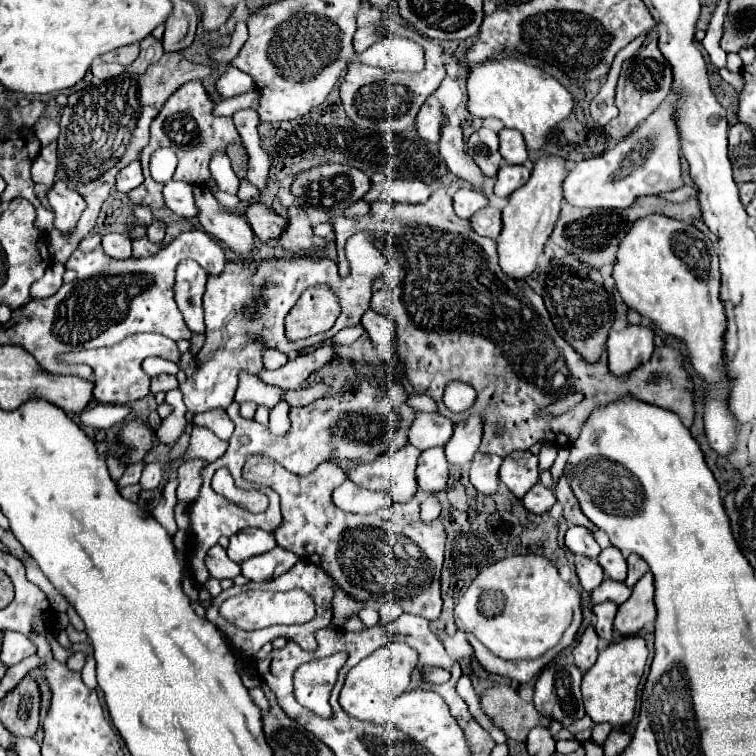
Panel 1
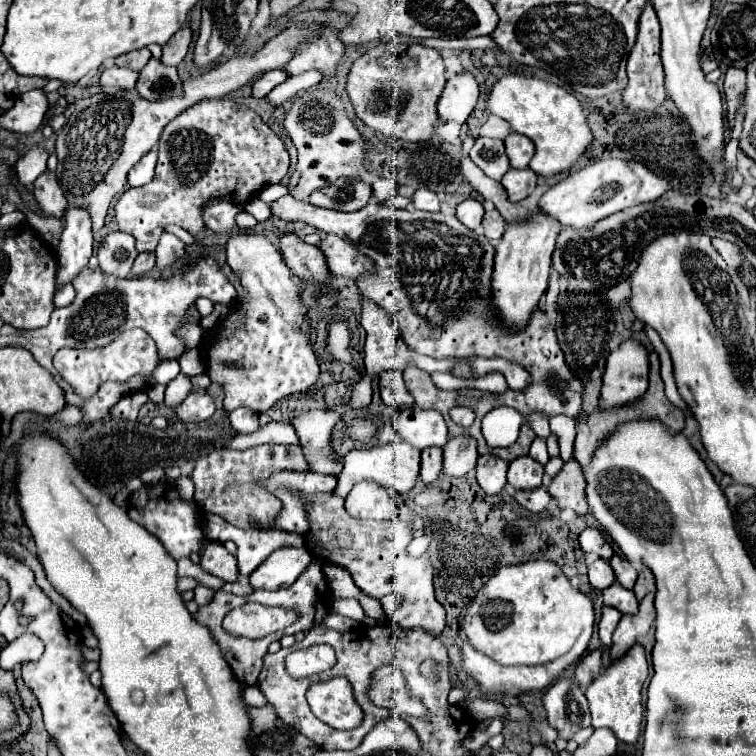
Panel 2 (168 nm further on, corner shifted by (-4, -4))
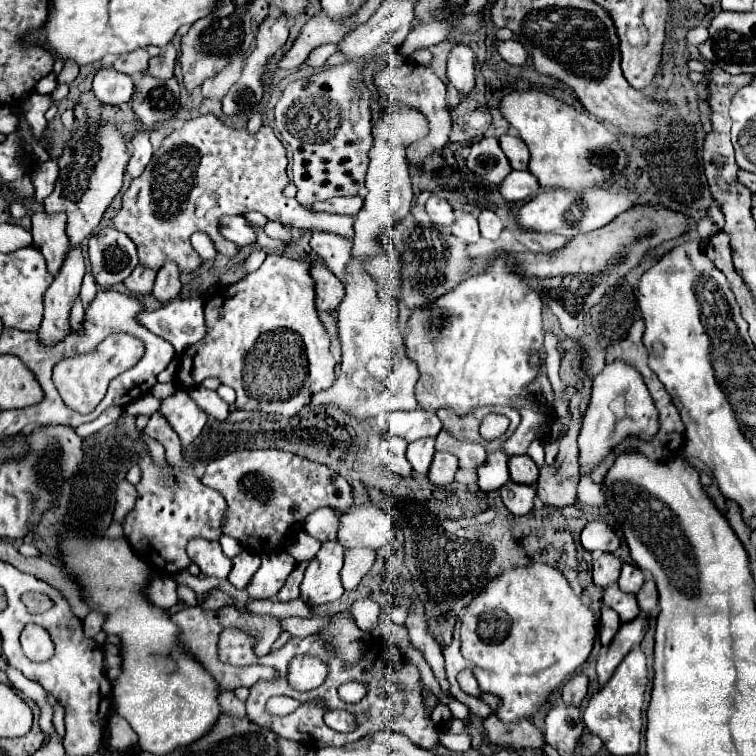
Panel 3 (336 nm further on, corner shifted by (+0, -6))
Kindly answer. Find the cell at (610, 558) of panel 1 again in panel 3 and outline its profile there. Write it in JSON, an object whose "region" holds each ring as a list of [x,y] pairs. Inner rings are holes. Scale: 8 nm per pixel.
{"region":[[[623,564],[623,568],[621,568],[621,576],[619,576],[617,584],[619,584],[621,590],[631,592],[631,594],[637,594],[637,590],[639,590],[641,584],[643,584],[643,572],[641,572],[637,566]]]}

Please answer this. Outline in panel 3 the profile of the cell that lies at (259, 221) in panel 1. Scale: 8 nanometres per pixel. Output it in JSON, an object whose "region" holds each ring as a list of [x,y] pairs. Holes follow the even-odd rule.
{"region":[[[309,258],[309,264],[313,264],[309,274],[315,280],[315,306],[317,306],[317,310],[333,312],[339,306],[339,302],[345,294],[345,288],[331,274],[331,270],[323,264],[323,260]]]}

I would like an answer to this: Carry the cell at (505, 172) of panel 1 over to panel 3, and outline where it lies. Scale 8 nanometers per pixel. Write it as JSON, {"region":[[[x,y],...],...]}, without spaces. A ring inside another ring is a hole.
{"region":[[[509,172],[499,186],[499,192],[509,202],[523,202],[537,194],[539,182],[529,172]]]}

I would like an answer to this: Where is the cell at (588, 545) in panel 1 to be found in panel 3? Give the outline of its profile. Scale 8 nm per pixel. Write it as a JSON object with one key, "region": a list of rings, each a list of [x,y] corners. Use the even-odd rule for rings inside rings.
{"region":[[[589,522],[581,532],[581,544],[585,550],[615,552],[619,548],[619,536],[605,522]]]}

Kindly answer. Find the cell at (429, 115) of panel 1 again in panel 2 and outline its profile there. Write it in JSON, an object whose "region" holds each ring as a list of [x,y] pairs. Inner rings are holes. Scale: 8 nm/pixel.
{"region":[[[459,72],[447,80],[445,92],[437,102],[437,112],[443,122],[455,120],[465,122],[467,116],[473,112],[479,98],[479,84],[471,72]]]}

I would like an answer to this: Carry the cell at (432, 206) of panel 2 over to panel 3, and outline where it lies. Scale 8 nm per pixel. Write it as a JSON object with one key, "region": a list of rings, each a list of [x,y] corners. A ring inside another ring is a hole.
{"region":[[[431,196],[431,198],[427,200],[425,210],[427,210],[429,218],[431,218],[435,224],[447,226],[447,224],[451,224],[451,222],[455,220],[453,208],[451,208],[445,200],[441,200],[441,198],[437,198],[437,196]]]}

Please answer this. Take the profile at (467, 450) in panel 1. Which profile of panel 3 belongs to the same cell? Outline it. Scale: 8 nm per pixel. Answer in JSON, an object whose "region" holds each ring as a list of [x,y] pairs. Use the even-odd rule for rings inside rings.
{"region":[[[437,452],[433,458],[433,466],[429,468],[427,478],[437,486],[445,486],[455,480],[457,470],[459,470],[457,456],[453,456],[451,452]]]}

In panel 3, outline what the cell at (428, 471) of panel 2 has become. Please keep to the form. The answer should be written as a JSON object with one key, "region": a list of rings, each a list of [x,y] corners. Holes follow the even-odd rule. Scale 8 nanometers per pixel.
{"region":[[[433,438],[413,442],[407,448],[407,456],[409,456],[409,462],[411,462],[413,470],[417,474],[423,474],[423,476],[429,472],[429,466],[433,462],[433,454],[435,454],[435,440]]]}

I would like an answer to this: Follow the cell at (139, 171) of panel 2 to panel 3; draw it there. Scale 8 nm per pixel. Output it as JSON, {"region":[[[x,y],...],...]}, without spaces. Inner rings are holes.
{"region":[[[137,132],[131,140],[131,160],[129,160],[129,166],[127,166],[127,174],[131,178],[139,178],[145,170],[145,166],[149,164],[151,156],[153,156],[153,148],[151,148],[151,142],[149,142],[149,134],[147,132]]]}

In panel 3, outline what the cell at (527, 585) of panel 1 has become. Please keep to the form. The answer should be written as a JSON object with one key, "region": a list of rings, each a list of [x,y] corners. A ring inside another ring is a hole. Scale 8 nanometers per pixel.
{"region":[[[547,564],[511,568],[497,576],[460,613],[456,625],[461,625],[461,650],[459,634],[449,646],[443,648],[451,694],[467,706],[470,713],[483,718],[494,713],[503,722],[531,718],[545,698],[549,698],[555,688],[569,679],[587,660],[593,648],[593,638],[597,635],[594,613],[583,606],[579,596],[575,596],[565,576]],[[463,668],[473,670],[483,694],[495,694],[501,698],[501,704],[494,711],[480,697],[465,694],[459,688],[457,674]]]}

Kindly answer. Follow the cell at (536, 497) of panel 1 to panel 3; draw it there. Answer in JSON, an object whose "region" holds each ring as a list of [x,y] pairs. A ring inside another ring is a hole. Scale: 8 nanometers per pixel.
{"region":[[[507,482],[501,490],[499,490],[503,504],[507,506],[507,510],[515,516],[525,516],[533,510],[533,500],[537,496],[533,486],[527,484],[515,484],[515,482]]]}

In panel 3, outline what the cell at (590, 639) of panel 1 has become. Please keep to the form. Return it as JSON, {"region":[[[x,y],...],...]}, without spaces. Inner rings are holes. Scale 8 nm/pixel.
{"region":[[[581,672],[581,674],[575,674],[571,680],[567,680],[567,684],[563,686],[563,700],[565,704],[581,704],[585,694],[587,694],[587,674]]]}

